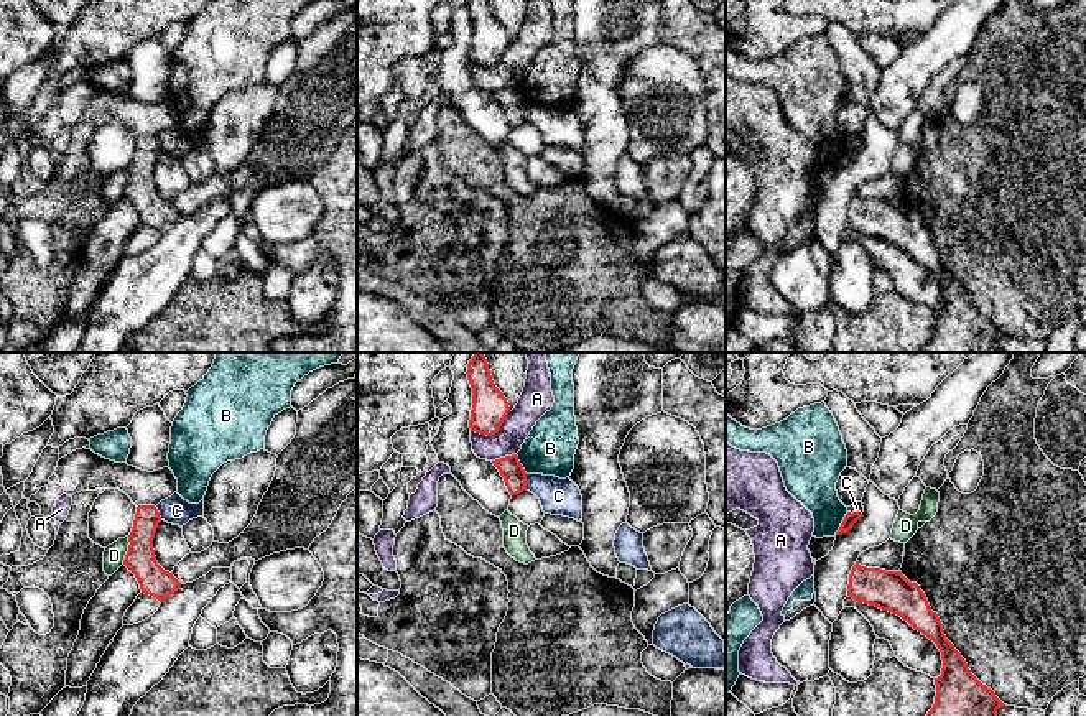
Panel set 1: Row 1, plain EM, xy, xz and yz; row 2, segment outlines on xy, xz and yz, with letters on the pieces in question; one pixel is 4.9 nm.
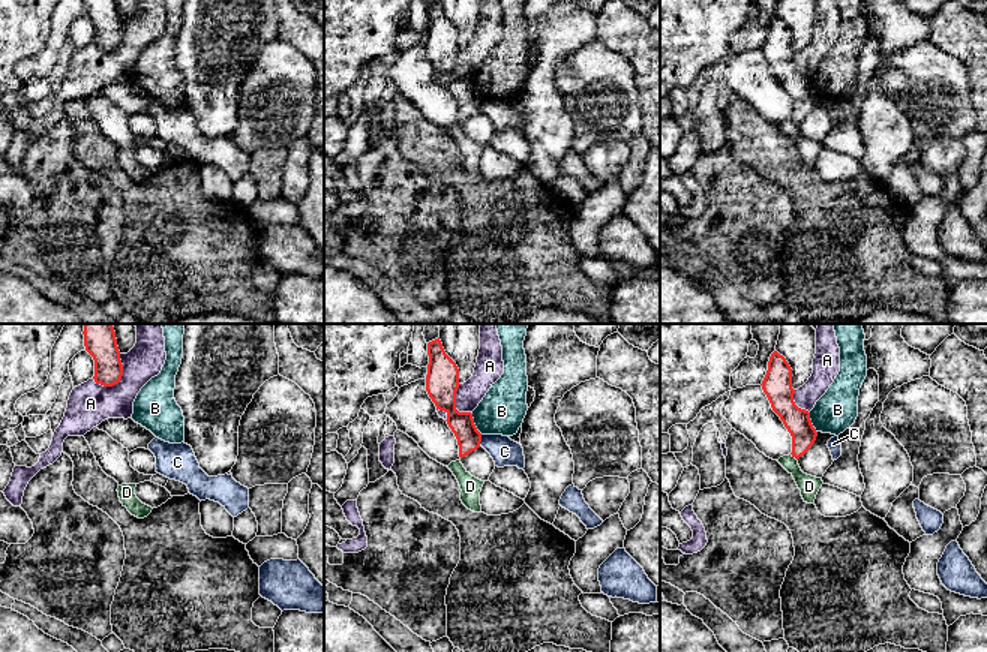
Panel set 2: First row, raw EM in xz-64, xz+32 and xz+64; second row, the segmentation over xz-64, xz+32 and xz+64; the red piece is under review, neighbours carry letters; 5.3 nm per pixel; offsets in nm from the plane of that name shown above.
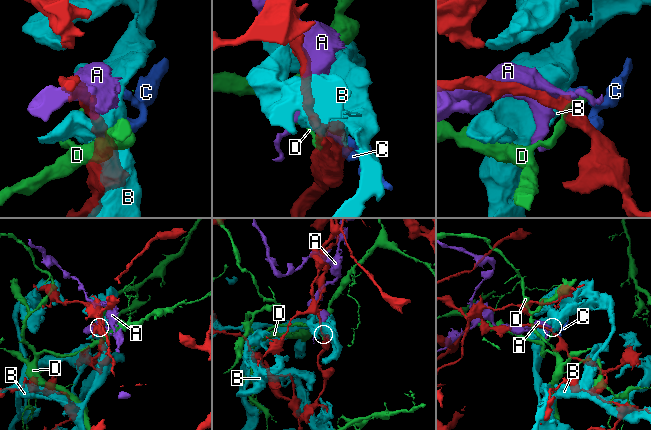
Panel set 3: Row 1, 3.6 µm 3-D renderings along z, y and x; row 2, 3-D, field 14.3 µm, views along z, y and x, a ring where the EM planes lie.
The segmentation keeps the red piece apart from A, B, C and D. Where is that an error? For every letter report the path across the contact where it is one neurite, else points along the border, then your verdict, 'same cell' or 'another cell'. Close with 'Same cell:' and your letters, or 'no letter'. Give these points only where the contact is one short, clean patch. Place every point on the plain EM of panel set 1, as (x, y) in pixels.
A: another cell
B: another cell
C: along xz (525, 106), (527, 120) | another cell
D: along xy (129, 168), (129, 181), (122, 195) | another cell
Same cell: no letter

